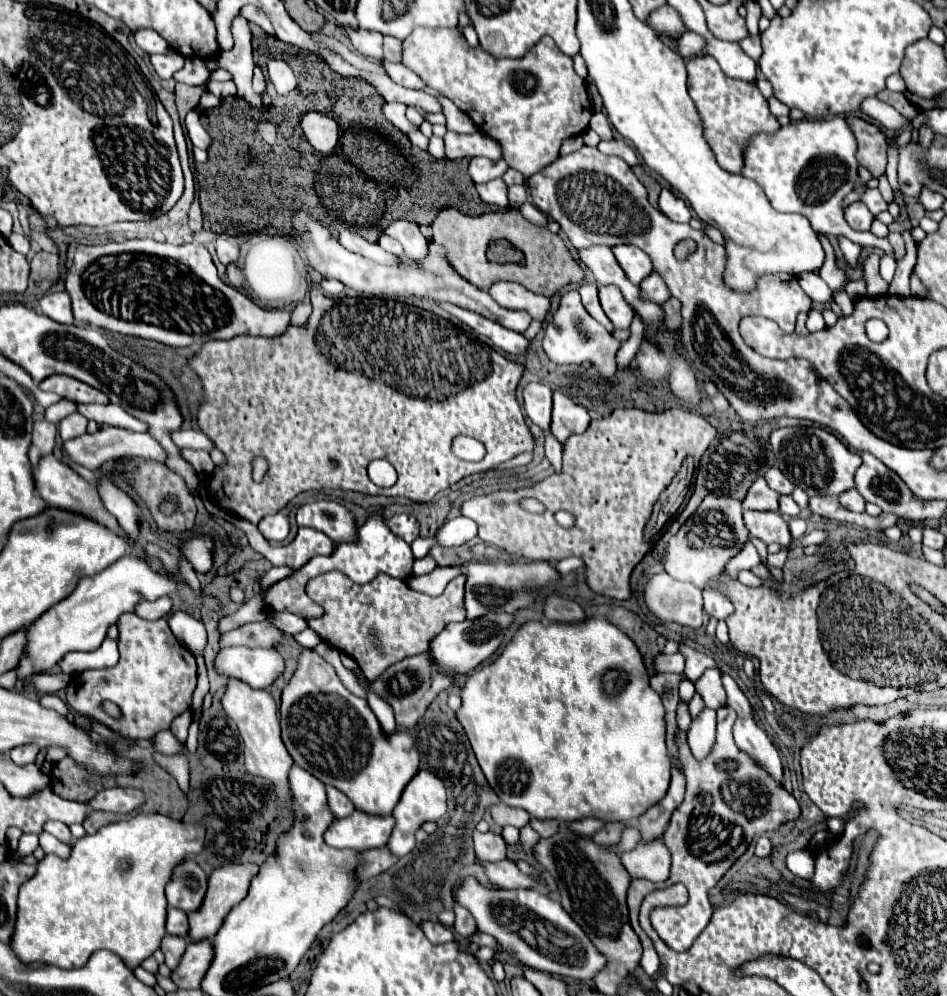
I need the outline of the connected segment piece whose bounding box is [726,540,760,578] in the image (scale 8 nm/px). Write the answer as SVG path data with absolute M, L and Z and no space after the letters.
M748 540L746 546L744 546L744 550L740 550L740 552L728 562L726 572L728 572L732 578L736 578L736 574L738 574L742 568L754 568L754 566L758 566L758 564L760 564L758 552L756 552L756 548L752 546L752 542Z

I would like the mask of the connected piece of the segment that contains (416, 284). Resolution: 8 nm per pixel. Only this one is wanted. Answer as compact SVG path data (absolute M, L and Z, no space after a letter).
M292 210L292 238L298 240L300 248L304 250L310 266L320 272L324 278L336 280L345 287L354 288L354 290L364 290L372 296L381 295L386 299L386 295L397 299L402 295L405 297L421 297L421 298L438 298L438 300L448 300L456 306L462 306L466 310L478 312L494 322L498 322L500 326L506 326L510 330L516 332L524 332L530 324L530 314L522 312L522 310L506 310L502 306L498 306L490 294L486 290L480 290L478 286L470 284L468 280L464 280L450 264L446 258L446 250L442 250L442 246L430 242L428 244L428 254L422 260L404 260L400 264L394 266L384 266L378 264L374 260L368 260L360 254L348 252L336 236L330 234L328 228L324 228L318 220L314 220L306 210Z

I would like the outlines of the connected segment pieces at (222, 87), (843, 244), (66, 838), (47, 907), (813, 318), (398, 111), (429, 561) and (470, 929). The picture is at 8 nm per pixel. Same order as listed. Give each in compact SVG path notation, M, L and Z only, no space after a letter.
M210 80L208 82L208 90L214 96L218 96L218 98L226 98L226 96L234 96L236 94L234 82L216 82L216 80Z
M838 238L838 242L840 242L840 248L844 252L844 258L846 258L848 266L858 268L860 262L862 262L862 246L860 244L854 244L854 242L846 240L846 238Z
M46 822L44 832L48 832L48 834L52 834L52 836L56 836L56 838L58 838L58 840L62 840L62 842L72 842L72 836L70 836L68 826L66 826L66 824L62 824L62 822Z
M136 814L130 820L102 826L98 834L84 836L74 842L70 858L62 860L54 854L38 864L34 878L22 884L18 896L18 920L12 936L12 950L22 962L44 962L58 968L80 968L96 950L112 950L130 968L142 964L160 948L166 936L166 896L164 888L172 880L172 872L188 856L200 854L204 846L206 826L202 822L182 822L166 814Z
M810 310L810 312L808 312L808 322L806 322L806 326L808 326L808 332L818 332L818 330L822 330L822 328L824 328L824 318L822 318L822 314L820 314L818 310Z
M392 102L392 104L382 104L382 112L386 116L388 122L392 122L396 128L400 128L402 132L412 132L414 128L410 126L410 122L406 120L406 106Z
M426 556L426 558L420 558L414 562L414 568L412 568L412 574L414 576L422 576L422 574L430 574L432 570L436 568L436 562L432 556Z
M454 906L454 914L456 914L456 920L454 920L454 930L460 934L460 936L464 936L464 938L468 938L470 934L474 934L476 932L476 922L474 922L474 918L472 918L472 914L466 910L466 908L462 908L462 906Z

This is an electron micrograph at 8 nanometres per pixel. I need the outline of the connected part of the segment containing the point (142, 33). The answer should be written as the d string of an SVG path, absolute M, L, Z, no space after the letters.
M142 28L134 32L134 40L136 44L146 52L146 54L168 54L172 52L172 48L168 46L168 42L154 30L150 28Z

